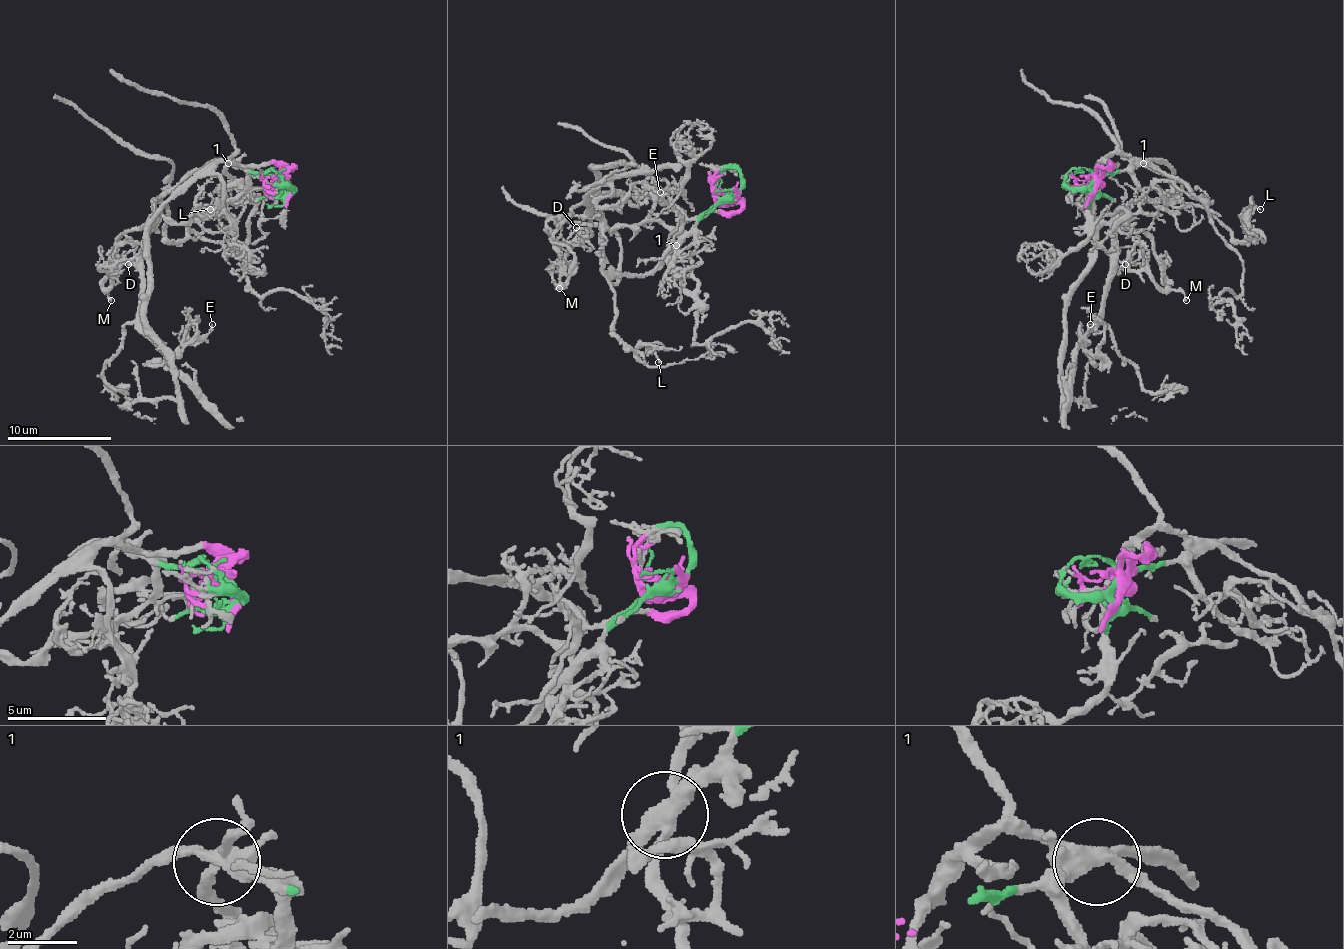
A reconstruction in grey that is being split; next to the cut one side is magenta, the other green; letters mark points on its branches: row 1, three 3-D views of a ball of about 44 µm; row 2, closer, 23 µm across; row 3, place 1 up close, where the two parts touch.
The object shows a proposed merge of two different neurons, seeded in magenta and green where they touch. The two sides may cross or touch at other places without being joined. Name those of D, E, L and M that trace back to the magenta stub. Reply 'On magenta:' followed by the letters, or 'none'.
On magenta: D, M

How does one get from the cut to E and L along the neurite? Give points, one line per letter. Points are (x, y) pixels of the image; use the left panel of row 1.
E: (284, 184), (211, 160), (153, 204), (140, 317), (164, 361), (151, 364), (198, 343), (211, 325)
L: (284, 184), (211, 160), (164, 194), (169, 238), (180, 241), (187, 233), (187, 223), (206, 204), (211, 210)

